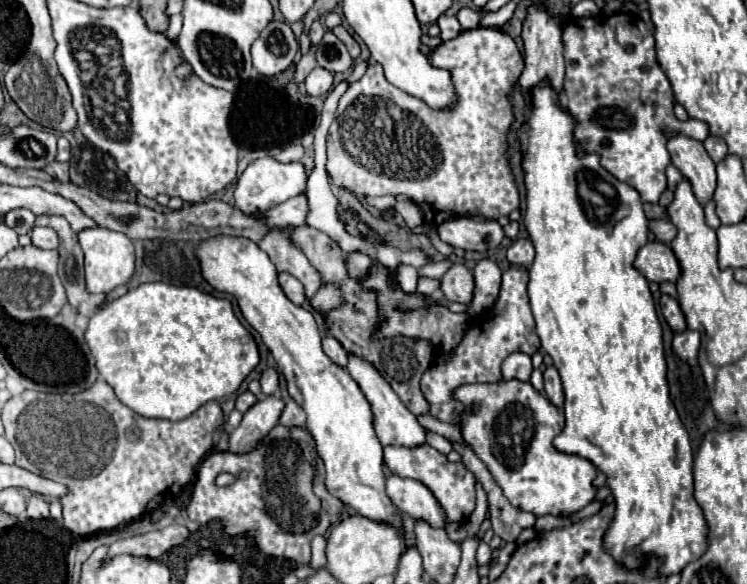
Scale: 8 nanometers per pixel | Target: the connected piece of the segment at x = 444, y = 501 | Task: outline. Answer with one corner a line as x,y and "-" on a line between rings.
421,444
415,448
387,446
385,464
389,466
389,470
393,474
399,474
405,478
415,478
415,480
423,482
433,492
439,506
443,508
447,524
451,524
451,522
465,524
469,520
469,516
473,514
473,510
475,510
475,478
463,462
449,462
445,454
437,452
429,444

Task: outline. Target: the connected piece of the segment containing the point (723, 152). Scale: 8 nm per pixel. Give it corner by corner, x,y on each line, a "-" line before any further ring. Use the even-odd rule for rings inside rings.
707,136
707,140
703,144
705,144
705,150
709,152
713,162
723,160
727,156
727,144
725,144
723,138
719,138
719,136

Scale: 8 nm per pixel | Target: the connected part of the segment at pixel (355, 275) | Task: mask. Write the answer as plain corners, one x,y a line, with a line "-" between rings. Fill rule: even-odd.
349,254
347,256
347,274
355,282
361,282
363,278
367,278
371,274
373,266
375,266
375,262
365,254

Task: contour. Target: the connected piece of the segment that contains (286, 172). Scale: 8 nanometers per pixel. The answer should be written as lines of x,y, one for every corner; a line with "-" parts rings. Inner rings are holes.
263,156
255,160
253,164
249,164
247,170
241,174
237,182
237,190
235,190
235,206
245,214
265,212
293,196
305,194
305,190
307,190
307,170
301,162
283,164
275,160
273,156

